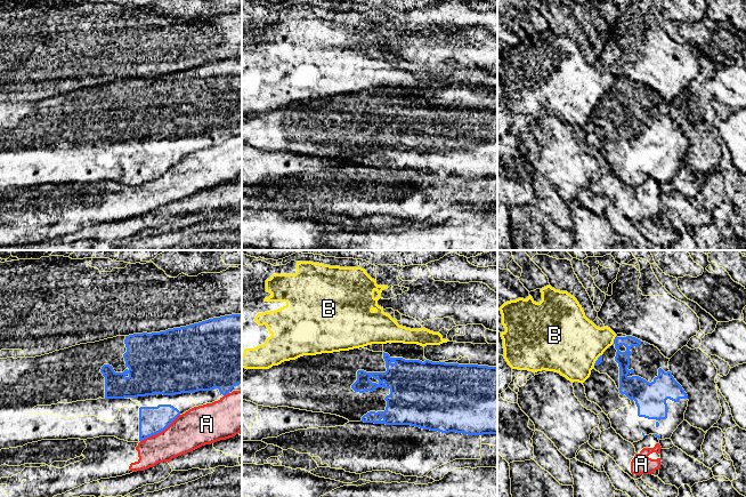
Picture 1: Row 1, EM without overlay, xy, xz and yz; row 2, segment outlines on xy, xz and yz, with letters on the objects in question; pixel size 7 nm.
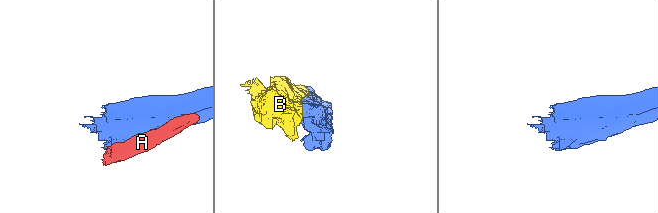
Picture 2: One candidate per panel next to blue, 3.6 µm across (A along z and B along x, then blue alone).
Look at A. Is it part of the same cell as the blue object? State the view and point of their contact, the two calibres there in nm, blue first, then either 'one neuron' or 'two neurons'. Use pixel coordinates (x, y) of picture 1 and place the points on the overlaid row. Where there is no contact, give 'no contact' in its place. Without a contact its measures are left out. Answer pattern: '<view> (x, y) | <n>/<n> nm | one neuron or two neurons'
xy (160, 431) | 190/260 nm | two neurons

